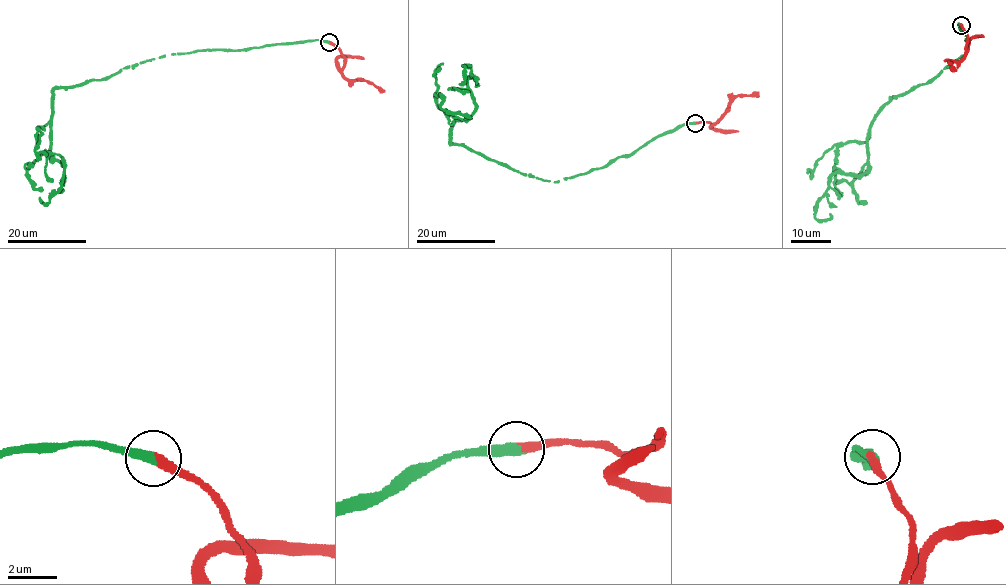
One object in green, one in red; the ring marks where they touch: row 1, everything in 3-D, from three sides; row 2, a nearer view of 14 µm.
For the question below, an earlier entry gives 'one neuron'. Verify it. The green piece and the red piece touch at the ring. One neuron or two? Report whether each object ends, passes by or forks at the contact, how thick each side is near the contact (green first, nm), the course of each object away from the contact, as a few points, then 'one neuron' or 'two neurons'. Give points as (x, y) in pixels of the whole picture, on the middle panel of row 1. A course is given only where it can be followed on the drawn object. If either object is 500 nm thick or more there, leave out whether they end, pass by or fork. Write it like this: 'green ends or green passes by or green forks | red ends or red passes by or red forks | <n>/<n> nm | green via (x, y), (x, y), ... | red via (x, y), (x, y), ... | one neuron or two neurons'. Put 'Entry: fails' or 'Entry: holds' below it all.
green ends | red ends | 440/360 nm | green via (695, 122), (554, 182), (450, 143), (452, 124), (475, 106), (470, 66), (459, 83) | red via (695, 122), (715, 123), (737, 96), (752, 96), (758, 92) | one neuron
Entry: holds

